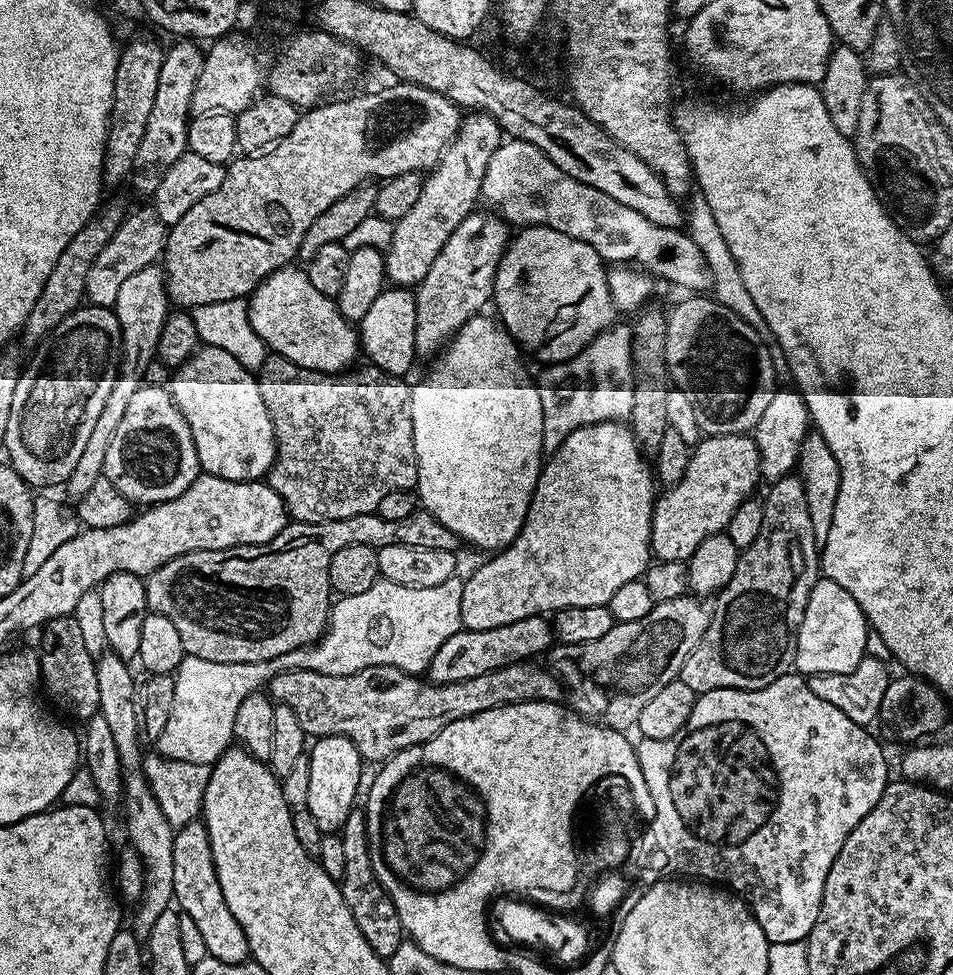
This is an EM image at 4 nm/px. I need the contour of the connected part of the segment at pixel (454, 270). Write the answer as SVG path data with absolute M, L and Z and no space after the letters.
M474 210L446 238L438 258L434 258L426 278L415 285L417 304L414 346L417 357L435 357L456 335L470 317L477 315L484 303L492 300L492 287L504 251L508 248L510 225L503 216L492 210Z

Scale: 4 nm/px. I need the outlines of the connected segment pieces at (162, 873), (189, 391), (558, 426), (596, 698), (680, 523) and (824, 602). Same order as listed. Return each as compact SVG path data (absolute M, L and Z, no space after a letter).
M111 650L105 651L96 660L98 674L98 698L100 699L99 715L106 718L110 731L114 733L114 743L118 746L118 758L125 769L135 768L135 772L127 773L122 784L122 801L124 800L124 816L128 819L128 841L135 852L140 855L144 864L144 889L138 903L135 905L136 917L130 924L131 931L141 942L147 941L154 922L161 917L162 912L170 908L174 897L174 838L176 833L172 828L162 808L156 801L151 786L147 783L144 773L139 769L142 761L142 741L138 730L136 717L136 686L137 677L132 677L129 661L118 658Z
M197 348L181 368L171 373L170 391L182 418L186 418L186 426L190 426L198 462L207 475L227 480L260 480L267 477L276 460L274 422L266 410L266 402L262 402L259 379L242 367L234 354L226 354L226 350L221 348Z
M613 323L602 334L598 334L579 354L560 364L549 364L538 376L538 387L542 398L542 442L545 453L551 454L562 446L562 442L574 430L582 426L594 426L602 422L624 422L631 417L634 406L634 386L636 381L632 374L632 324Z
M692 594L670 598L670 602L653 603L650 614L646 614L646 618L638 618L638 622L613 623L612 629L603 638L598 638L598 642L553 647L546 660L549 660L547 663L551 671L560 677L566 689L567 703L573 712L579 712L605 728L628 730L635 725L638 714L642 714L642 709L657 696L662 686L678 679L686 658L690 658L694 646L698 646L702 634L706 634L711 617L712 604L707 599Z
M739 432L738 434L722 434L721 436L704 436L700 443L692 449L692 457L690 458L690 466L686 466L686 474L682 474L682 482L675 484L673 488L667 489L657 499L654 510L652 511L652 555L656 560L682 560L687 562L694 554L698 546L706 538L712 535L723 533L727 529L730 518L734 518L734 514L738 510L738 506L743 500L749 499L753 495L752 492L756 488L756 483L761 483L760 475L760 455L758 454L758 446L755 439L751 435Z
M817 579L814 590L810 590L810 602L806 602L806 614L802 614L802 626L798 630L795 671L805 677L846 674L854 670L869 651L868 636L868 619L852 595L842 590L838 582Z

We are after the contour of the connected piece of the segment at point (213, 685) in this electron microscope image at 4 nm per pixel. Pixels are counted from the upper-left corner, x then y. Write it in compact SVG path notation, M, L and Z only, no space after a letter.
M459 575L451 576L442 586L433 588L415 588L398 586L398 582L379 579L370 590L362 594L339 597L332 605L328 618L328 627L319 641L298 650L288 651L266 662L206 662L206 658L185 655L175 670L174 706L162 734L154 741L157 753L166 759L178 759L181 762L194 762L213 765L216 759L234 744L234 718L238 706L251 692L261 691L278 674L294 670L314 670L318 674L354 674L370 666L394 666L404 672L423 673L430 666L438 646L446 642L462 628L462 590L464 580Z

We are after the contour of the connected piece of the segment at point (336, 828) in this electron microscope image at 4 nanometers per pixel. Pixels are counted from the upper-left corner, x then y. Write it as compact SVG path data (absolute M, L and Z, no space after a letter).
M322 736L311 745L306 759L310 766L310 794L307 808L314 814L314 822L318 822L318 830L325 834L336 834L343 829L346 818L357 807L356 795L361 795L360 764L362 757L360 751L354 746L352 740L344 736Z

